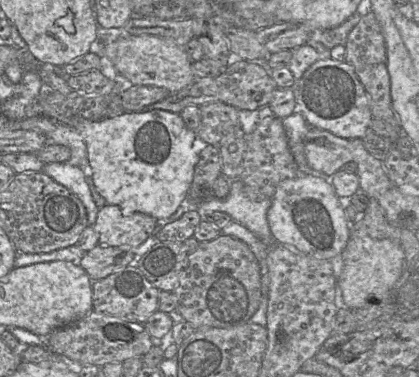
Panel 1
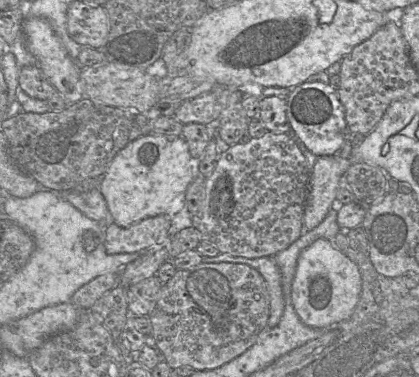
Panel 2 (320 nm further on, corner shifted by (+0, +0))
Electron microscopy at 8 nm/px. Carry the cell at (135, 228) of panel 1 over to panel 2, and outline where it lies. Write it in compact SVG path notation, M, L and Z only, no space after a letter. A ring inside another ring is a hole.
M164 215L142 219L128 227L111 223L106 229L108 254L133 253L161 244L168 237L170 219Z

